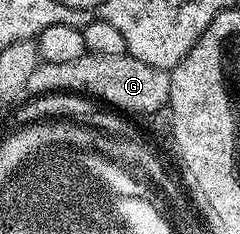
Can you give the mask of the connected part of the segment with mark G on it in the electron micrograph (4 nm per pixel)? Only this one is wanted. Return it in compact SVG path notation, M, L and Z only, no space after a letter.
M84 52L79 58L67 62L41 60L28 75L23 88L29 91L30 97L50 92L84 94L110 109L139 118L137 116L153 116L156 112L166 111L171 80L172 75L166 69L147 66L147 62L139 62L139 58L128 54Z

